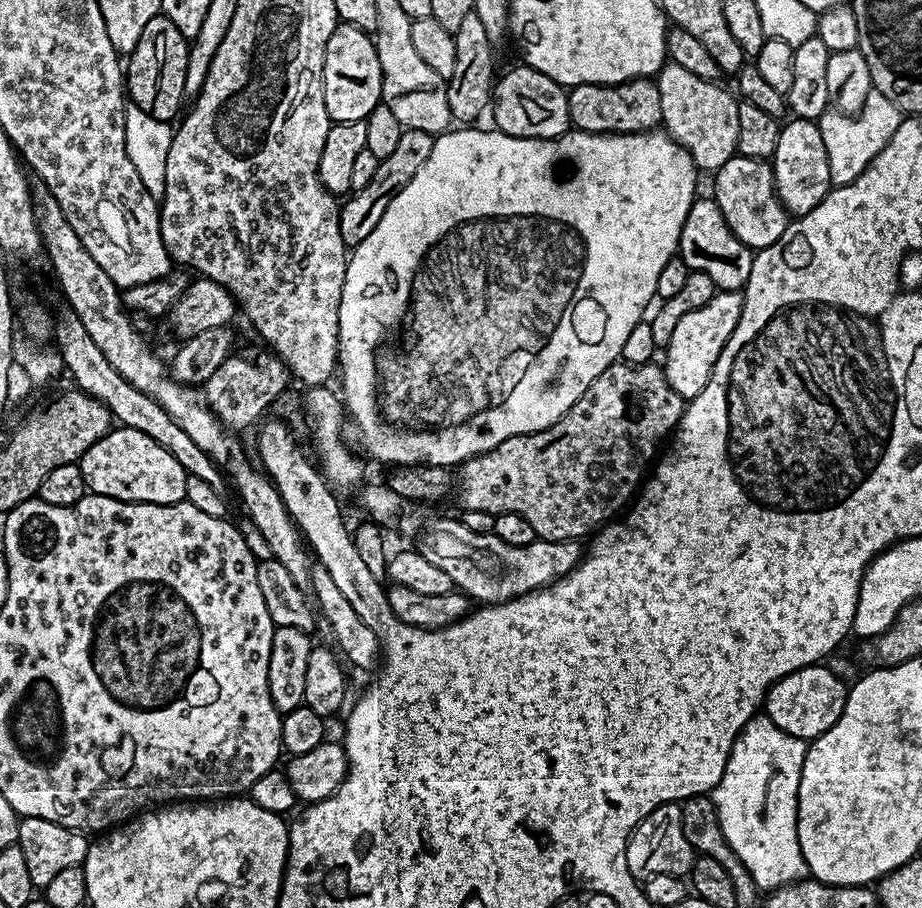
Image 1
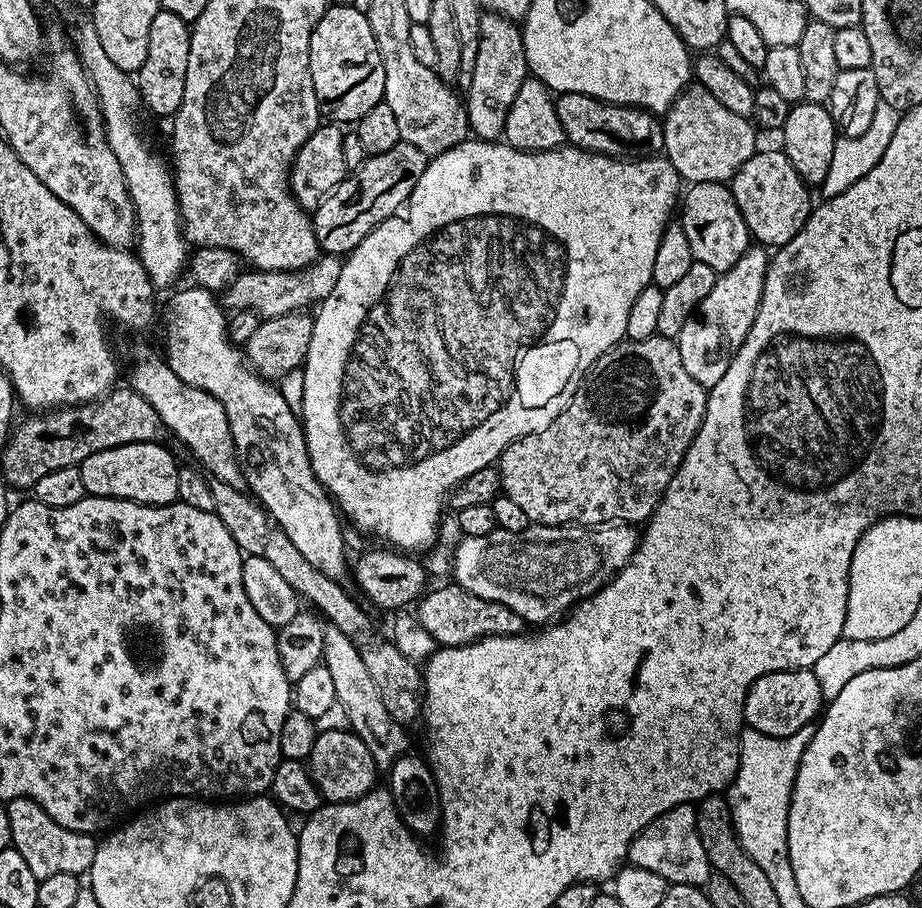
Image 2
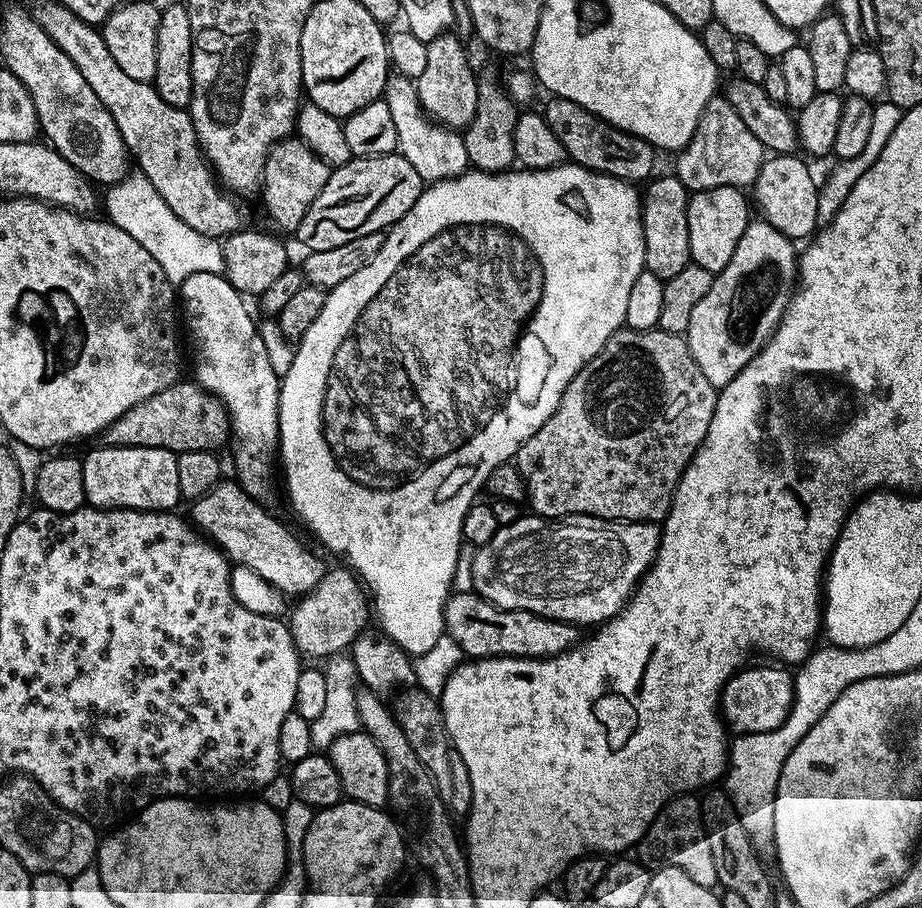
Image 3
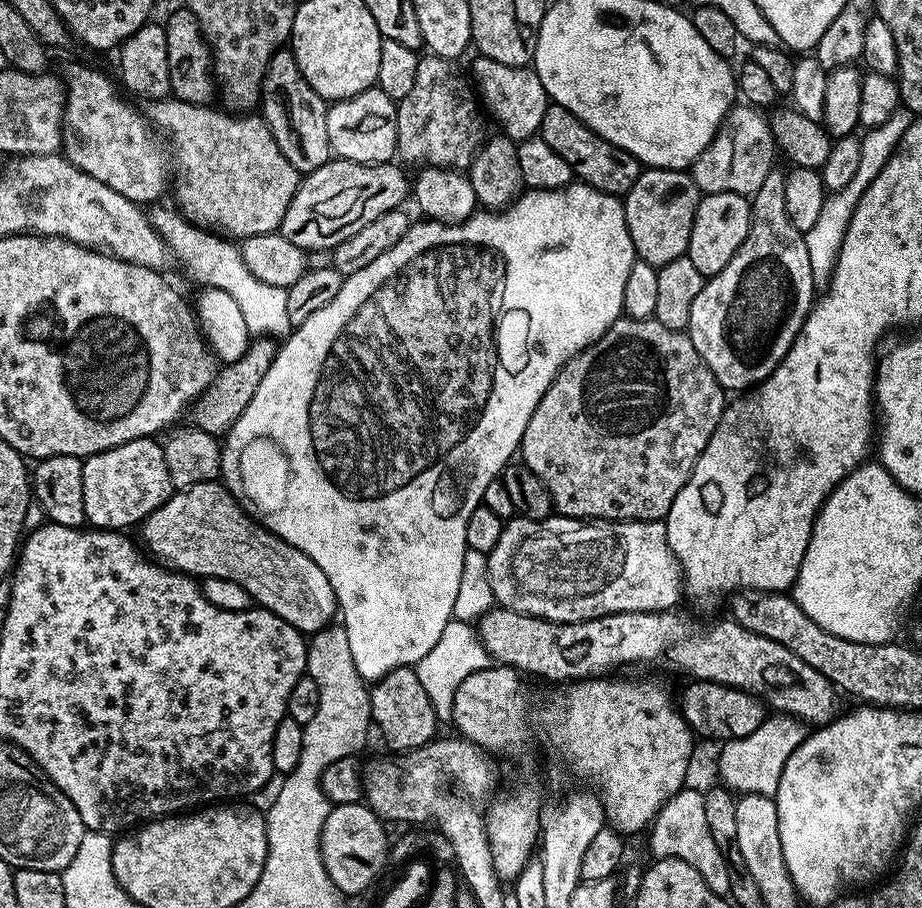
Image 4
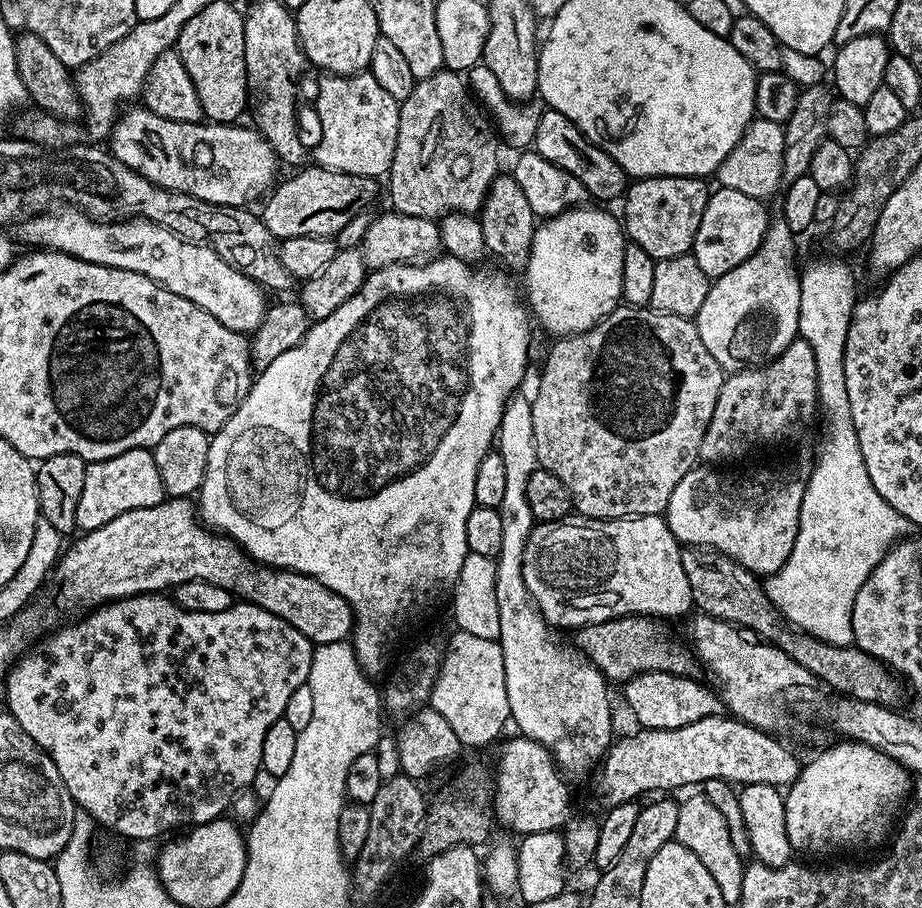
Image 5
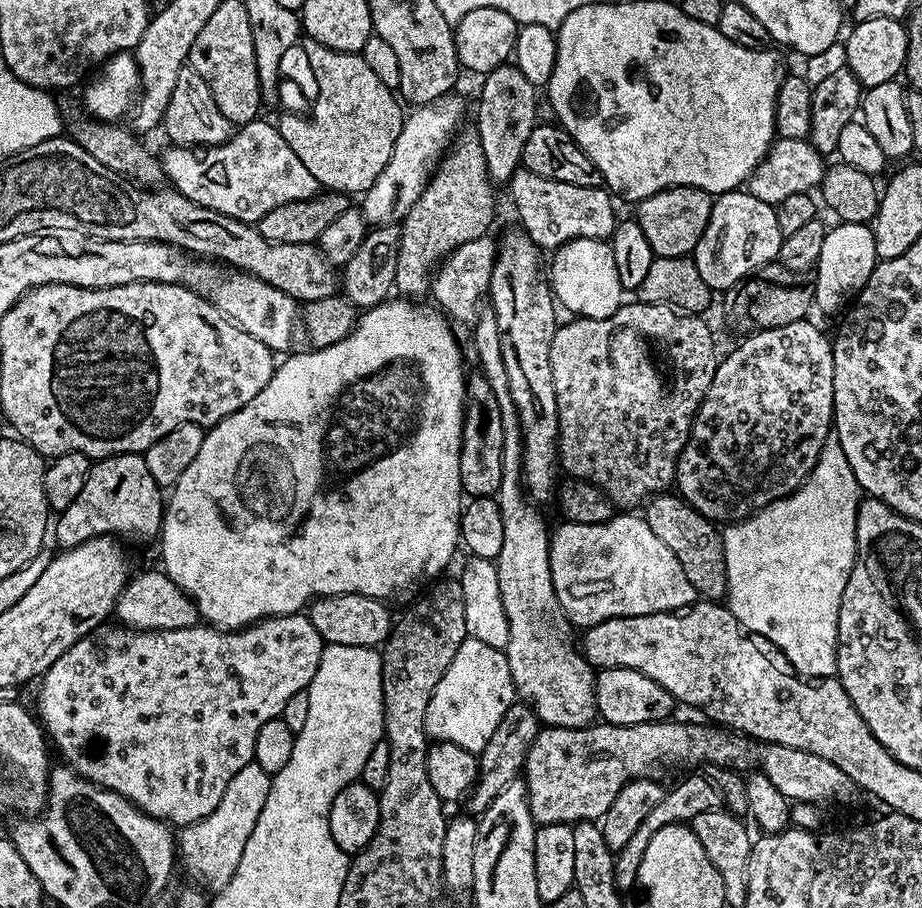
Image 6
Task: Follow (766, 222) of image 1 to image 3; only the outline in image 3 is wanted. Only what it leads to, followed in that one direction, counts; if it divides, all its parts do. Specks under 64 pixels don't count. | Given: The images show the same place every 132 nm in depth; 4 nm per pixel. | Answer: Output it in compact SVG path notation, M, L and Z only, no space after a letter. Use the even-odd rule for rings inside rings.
M772 154L765 159L758 170L758 178L751 185L750 192L754 197L754 204L760 207L759 215L774 230L786 234L793 242L807 241L817 231L818 198L820 188L818 180L812 177L812 172L799 160L796 154Z

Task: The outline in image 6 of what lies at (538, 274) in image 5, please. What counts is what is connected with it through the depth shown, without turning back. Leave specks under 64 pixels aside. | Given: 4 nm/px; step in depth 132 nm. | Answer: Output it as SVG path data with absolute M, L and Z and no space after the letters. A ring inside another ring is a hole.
M578 238L566 242L551 253L552 276L550 272L550 283L552 294L556 297L557 305L564 308L576 318L585 320L597 320L598 318L610 318L620 309L622 303L622 289L618 282L618 269L614 266L614 250L608 240L595 240L594 238Z

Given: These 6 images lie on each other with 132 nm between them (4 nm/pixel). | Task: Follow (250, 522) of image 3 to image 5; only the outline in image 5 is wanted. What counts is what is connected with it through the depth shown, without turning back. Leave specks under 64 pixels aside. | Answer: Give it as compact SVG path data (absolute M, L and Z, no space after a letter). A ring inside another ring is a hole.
M166 498L158 506L126 510L126 514L110 518L106 526L98 526L98 530L79 538L63 549L54 568L54 579L60 583L60 600L68 608L91 610L112 600L147 592L164 594L182 582L205 580L290 622L313 646L342 642L352 635L354 617L346 598L301 572L256 563L230 537L205 527L191 499Z

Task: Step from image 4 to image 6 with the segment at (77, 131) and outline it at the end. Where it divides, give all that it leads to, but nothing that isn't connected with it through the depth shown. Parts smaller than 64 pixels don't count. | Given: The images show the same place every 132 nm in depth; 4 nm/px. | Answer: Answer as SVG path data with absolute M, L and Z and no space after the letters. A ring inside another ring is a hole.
M264 118L251 120L249 124L241 124L235 129L232 139L213 148L182 148L168 146L162 163L165 177L171 187L180 192L190 202L198 202L198 206L206 206L210 210L218 210L218 214L226 214L230 218L238 218L247 224L256 224L274 206L286 206L286 202L309 200L321 191L320 183L302 166L298 154L286 146L286 138L282 138L279 127L275 123L267 124Z

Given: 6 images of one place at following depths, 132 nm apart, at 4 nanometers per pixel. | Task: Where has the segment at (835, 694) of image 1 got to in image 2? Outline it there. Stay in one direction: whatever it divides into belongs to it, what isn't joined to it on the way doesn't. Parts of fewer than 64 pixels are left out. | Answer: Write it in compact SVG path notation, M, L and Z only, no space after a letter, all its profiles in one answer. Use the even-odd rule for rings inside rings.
M811 669L774 671L762 675L748 688L743 704L745 725L768 737L789 737L809 727L821 715L825 702L818 678Z

